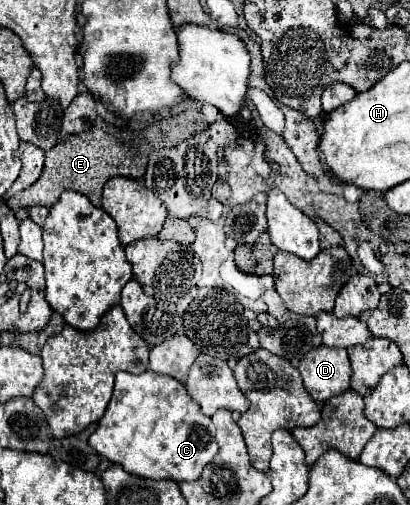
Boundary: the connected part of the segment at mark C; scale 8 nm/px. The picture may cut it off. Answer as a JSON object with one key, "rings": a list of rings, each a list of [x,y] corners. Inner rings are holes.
{"rings":[[[122,371],[116,373],[108,409],[88,441],[98,455],[132,475],[182,483],[200,479],[206,463],[218,453],[214,431],[212,419],[200,411],[198,403],[190,399],[180,381],[154,371],[140,375]]]}

